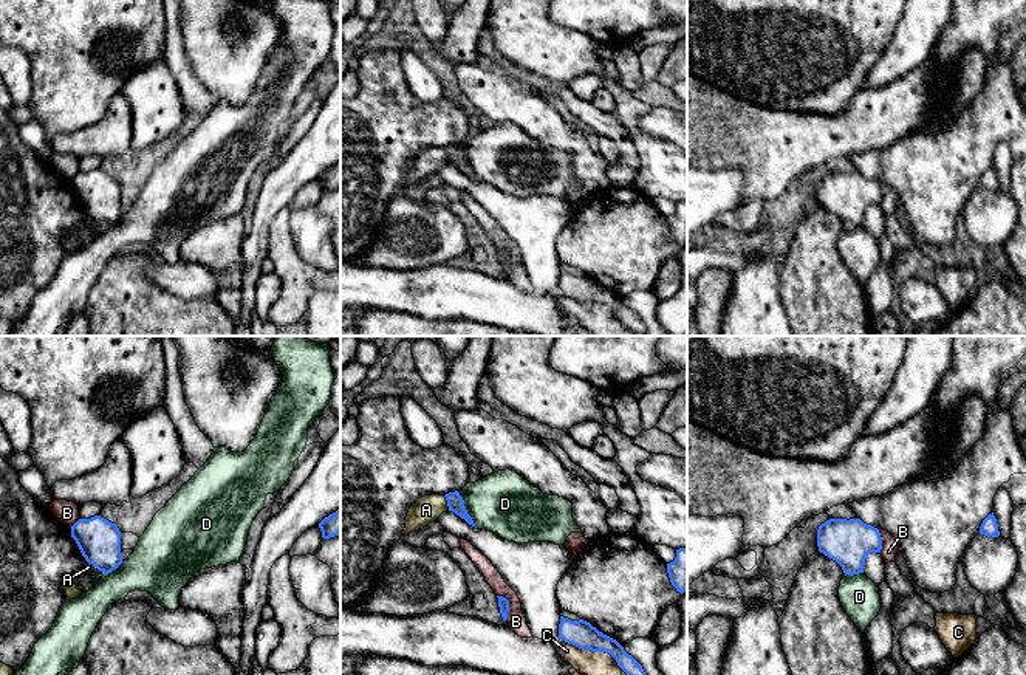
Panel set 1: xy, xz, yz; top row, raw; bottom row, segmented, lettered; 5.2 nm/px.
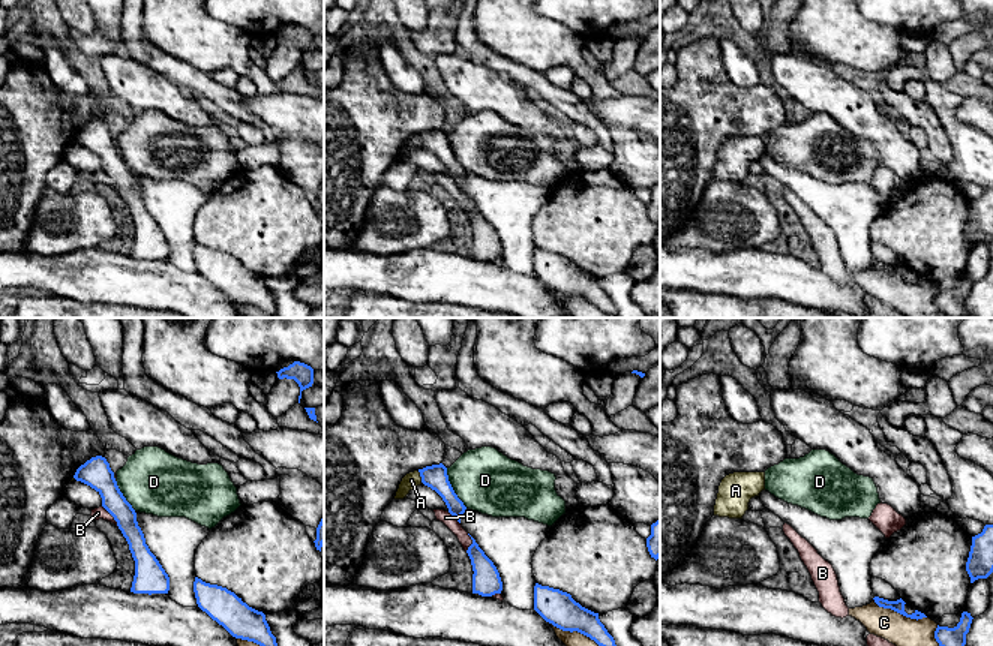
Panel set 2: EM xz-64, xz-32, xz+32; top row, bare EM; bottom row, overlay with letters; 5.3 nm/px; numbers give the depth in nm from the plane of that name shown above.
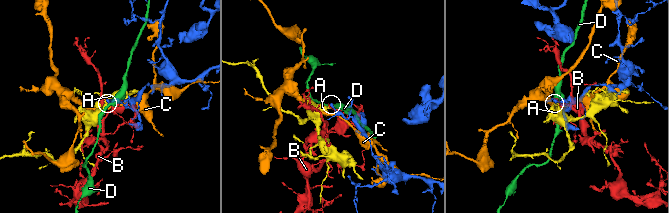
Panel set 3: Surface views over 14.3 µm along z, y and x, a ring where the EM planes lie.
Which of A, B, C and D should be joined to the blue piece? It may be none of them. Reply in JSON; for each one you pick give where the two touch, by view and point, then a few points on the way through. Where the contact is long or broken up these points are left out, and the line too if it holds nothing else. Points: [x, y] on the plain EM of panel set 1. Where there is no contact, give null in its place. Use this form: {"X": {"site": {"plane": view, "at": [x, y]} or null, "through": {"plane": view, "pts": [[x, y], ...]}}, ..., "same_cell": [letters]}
{"same_cell": []}

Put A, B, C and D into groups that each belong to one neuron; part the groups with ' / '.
A / B / C / D

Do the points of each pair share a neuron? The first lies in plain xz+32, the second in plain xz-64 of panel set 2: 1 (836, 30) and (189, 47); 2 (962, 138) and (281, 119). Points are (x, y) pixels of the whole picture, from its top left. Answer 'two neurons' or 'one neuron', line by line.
1: one neuron
2: two neurons

